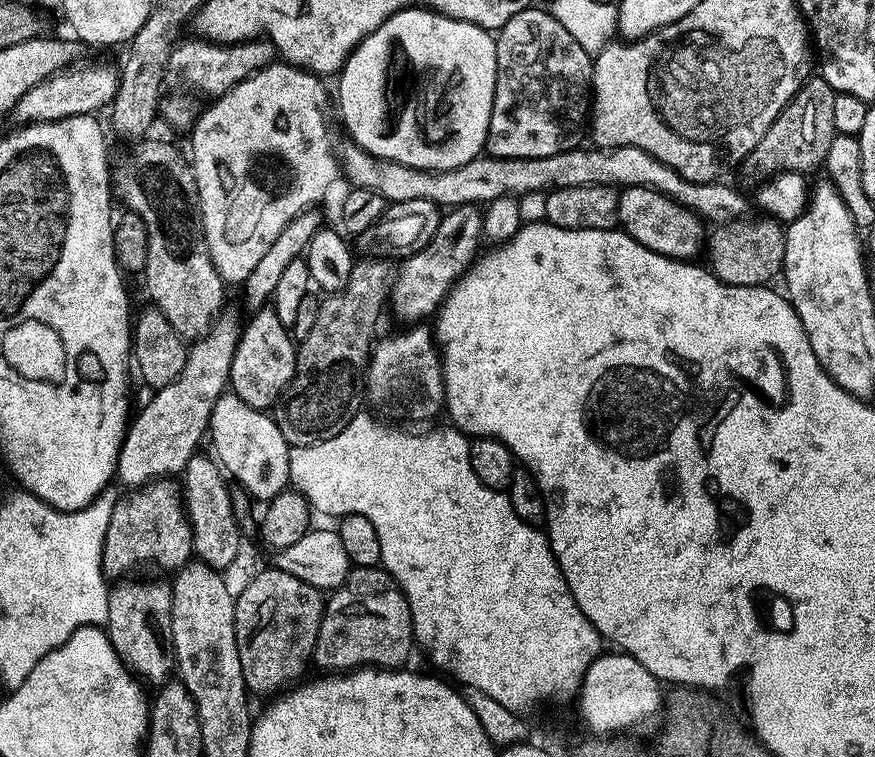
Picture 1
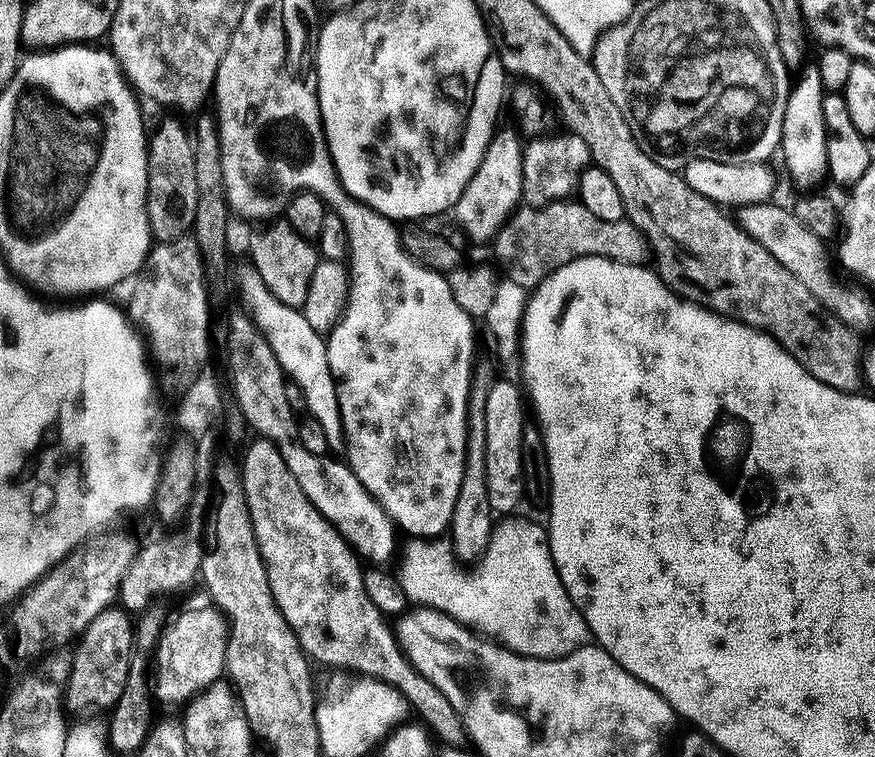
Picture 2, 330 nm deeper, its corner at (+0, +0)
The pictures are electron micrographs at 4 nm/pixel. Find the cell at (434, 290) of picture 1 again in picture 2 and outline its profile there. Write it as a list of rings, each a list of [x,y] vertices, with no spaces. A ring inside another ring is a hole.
[[[515,127],[503,128],[493,135],[478,170],[474,170],[474,178],[470,178],[466,190],[462,190],[454,209],[455,223],[465,237],[471,239],[473,236],[476,240],[491,241],[522,200],[524,144]]]

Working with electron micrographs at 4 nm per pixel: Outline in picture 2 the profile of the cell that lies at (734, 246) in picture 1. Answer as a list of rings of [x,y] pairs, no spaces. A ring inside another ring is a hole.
[[[572,198],[543,204],[540,208],[517,207],[496,233],[495,244],[496,260],[508,271],[507,279],[527,290],[536,289],[551,272],[578,258],[601,256],[623,264],[644,264],[650,256],[648,237],[631,220],[602,222],[602,218],[590,214],[584,204]]]

